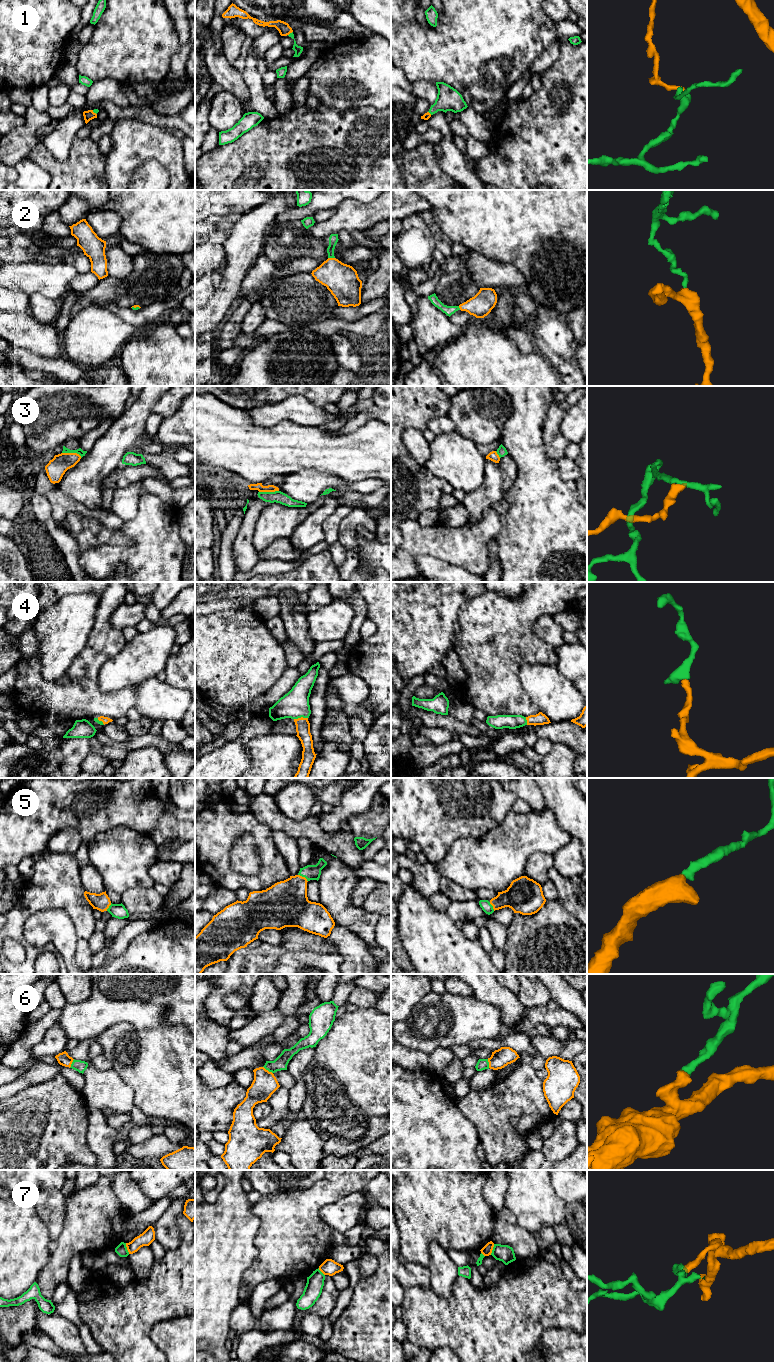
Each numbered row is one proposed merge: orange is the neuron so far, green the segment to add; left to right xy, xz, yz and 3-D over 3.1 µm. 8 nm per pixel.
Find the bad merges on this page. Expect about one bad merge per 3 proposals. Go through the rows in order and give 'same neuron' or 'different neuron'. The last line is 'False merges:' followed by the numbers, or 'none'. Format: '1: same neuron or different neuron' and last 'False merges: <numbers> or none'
1: same neuron
2: same neuron
3: different neuron
4: same neuron
5: same neuron
6: same neuron
7: different neuron
False merges: 3, 7

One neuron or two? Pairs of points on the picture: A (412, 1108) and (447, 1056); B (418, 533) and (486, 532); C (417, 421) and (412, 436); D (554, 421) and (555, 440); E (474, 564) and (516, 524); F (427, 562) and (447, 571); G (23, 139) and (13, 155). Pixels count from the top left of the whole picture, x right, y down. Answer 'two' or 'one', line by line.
A: two
B: one
C: two
D: one
E: two
F: one
G: one

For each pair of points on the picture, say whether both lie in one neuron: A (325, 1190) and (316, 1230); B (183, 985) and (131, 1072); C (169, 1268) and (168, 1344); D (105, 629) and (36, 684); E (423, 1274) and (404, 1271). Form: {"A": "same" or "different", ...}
{"A": "same", "B": "different", "C": "different", "D": "same", "E": "same"}

